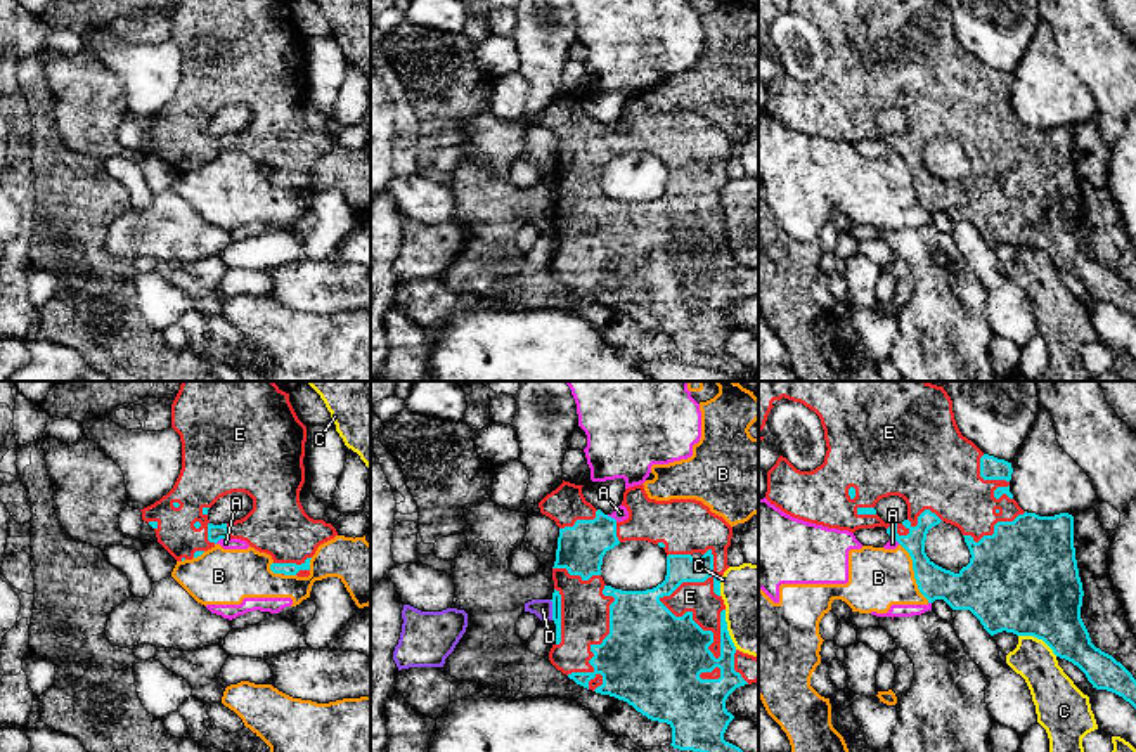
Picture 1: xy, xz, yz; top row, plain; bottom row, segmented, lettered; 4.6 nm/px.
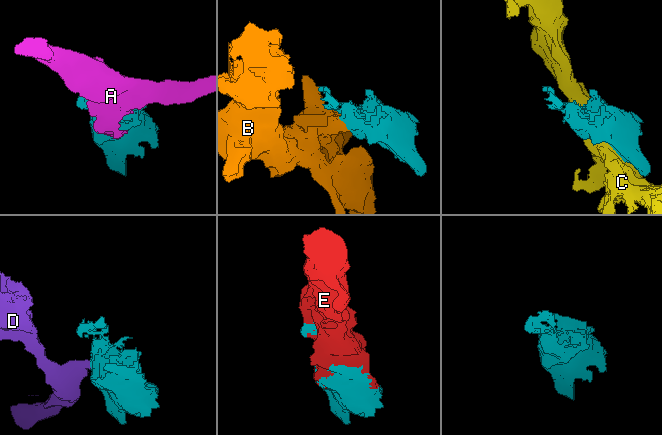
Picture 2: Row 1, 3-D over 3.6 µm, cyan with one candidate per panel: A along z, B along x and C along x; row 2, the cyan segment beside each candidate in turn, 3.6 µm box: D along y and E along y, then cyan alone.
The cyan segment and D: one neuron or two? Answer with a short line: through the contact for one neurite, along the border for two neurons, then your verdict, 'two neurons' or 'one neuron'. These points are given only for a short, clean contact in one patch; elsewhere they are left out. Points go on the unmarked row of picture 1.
xz (549, 212), (553, 231) | two neurons

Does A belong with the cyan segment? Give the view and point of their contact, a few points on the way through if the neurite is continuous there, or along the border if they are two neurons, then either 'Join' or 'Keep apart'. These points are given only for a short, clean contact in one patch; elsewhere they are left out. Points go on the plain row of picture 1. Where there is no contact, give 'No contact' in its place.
Touches cyan at xy (220, 149). Boundary: xy (227, 149), (215, 155). Keep apart

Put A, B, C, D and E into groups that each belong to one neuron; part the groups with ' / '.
A B / C / D / E

